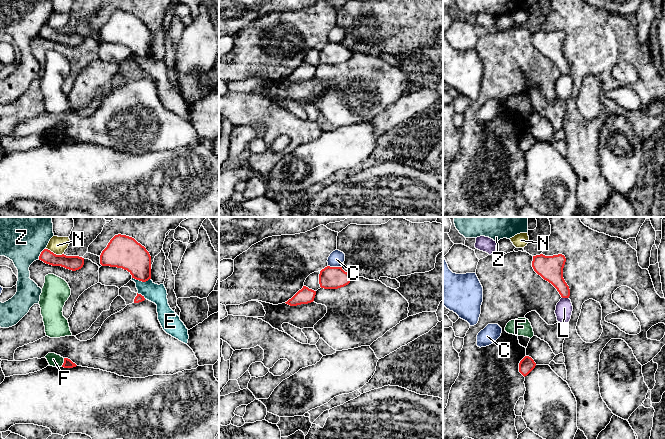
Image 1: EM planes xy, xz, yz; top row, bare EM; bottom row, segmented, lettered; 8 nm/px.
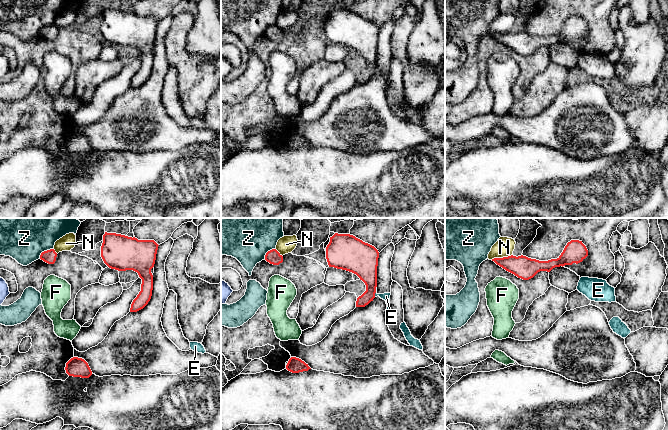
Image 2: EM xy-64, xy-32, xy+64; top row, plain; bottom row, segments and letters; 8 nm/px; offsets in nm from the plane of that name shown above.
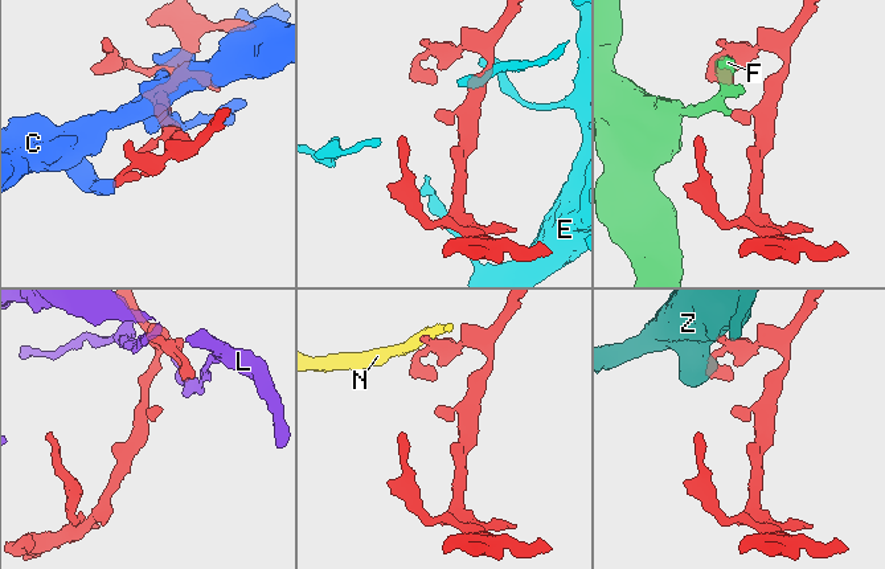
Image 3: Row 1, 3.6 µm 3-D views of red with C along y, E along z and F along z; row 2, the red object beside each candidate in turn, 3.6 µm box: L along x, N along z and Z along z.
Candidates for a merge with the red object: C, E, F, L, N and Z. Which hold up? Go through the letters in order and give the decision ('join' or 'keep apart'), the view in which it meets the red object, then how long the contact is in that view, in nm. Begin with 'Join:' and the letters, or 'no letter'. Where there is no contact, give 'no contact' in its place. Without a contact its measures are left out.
Join: no letter
C: keep apart | xz | 110 nm
E: keep apart | xy | 150 nm
F: keep apart | xy | 70 nm
L: keep apart | yz | 60 nm
N: keep apart | xy | 150 nm
Z: keep apart | xy | 110 nm

